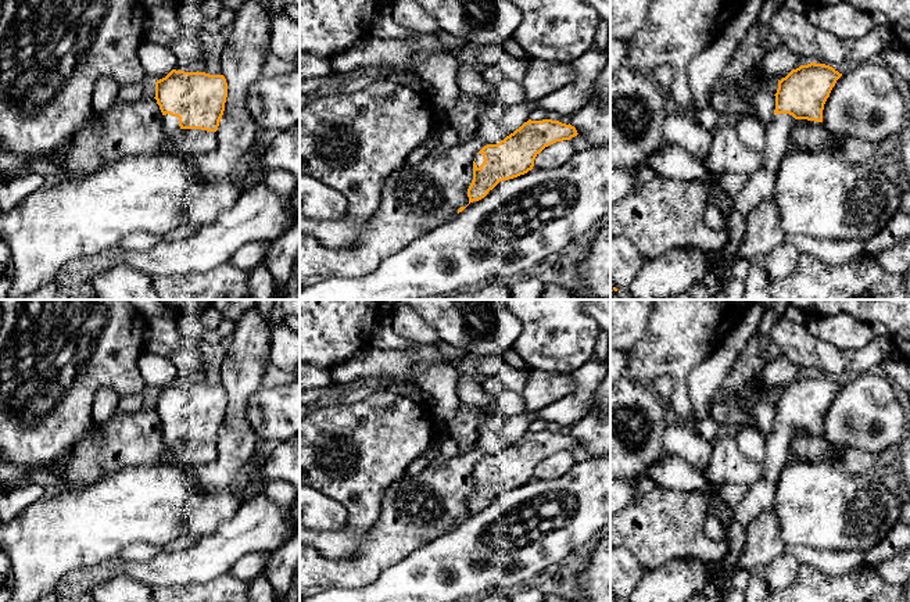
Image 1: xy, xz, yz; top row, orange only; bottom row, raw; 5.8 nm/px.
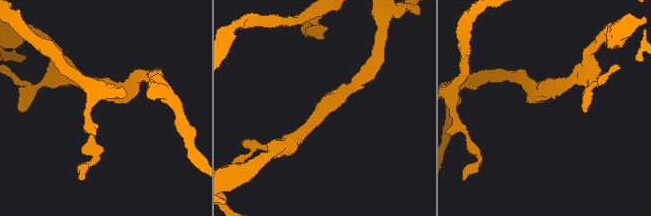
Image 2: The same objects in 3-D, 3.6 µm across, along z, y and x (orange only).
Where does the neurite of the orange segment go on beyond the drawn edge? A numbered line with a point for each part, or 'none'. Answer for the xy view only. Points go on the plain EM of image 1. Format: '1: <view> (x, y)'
1: xy (169, 434)

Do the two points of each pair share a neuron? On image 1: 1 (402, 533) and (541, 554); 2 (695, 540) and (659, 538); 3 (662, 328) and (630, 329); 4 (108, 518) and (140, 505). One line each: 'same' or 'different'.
1: different
2: same
3: different
4: same

